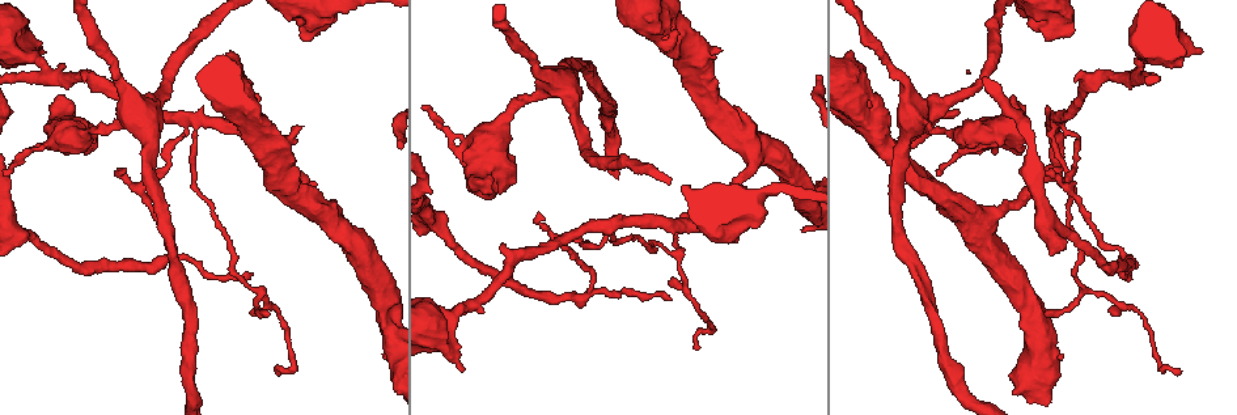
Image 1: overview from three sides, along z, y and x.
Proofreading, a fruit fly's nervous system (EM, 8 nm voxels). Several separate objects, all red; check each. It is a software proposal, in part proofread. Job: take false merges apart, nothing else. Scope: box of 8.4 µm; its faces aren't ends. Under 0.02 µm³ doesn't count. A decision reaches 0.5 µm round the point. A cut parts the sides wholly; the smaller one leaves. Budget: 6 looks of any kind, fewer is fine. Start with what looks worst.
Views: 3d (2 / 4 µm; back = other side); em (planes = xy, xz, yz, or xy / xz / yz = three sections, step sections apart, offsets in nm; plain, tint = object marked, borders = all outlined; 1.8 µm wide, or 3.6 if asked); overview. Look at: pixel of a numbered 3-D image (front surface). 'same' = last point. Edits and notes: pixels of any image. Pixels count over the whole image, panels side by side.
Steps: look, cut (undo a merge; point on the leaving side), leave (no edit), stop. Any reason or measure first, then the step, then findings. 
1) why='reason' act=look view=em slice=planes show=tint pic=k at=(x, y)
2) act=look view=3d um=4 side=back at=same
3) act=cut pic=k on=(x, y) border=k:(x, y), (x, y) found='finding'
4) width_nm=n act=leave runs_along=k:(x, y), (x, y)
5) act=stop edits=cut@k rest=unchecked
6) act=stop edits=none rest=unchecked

why='two arms in line, one across' act=look view=em um=3.6 slice=xz step=4 show=tint pic=1 at=(467, 308)

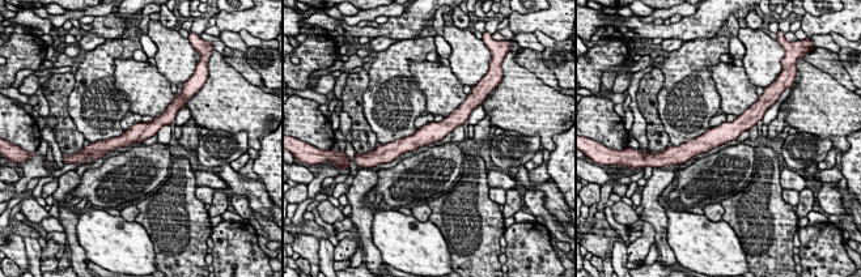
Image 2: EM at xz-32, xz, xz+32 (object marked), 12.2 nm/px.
why='another direction' act=look view=em um=3.6 slice=planes show=borders at=same

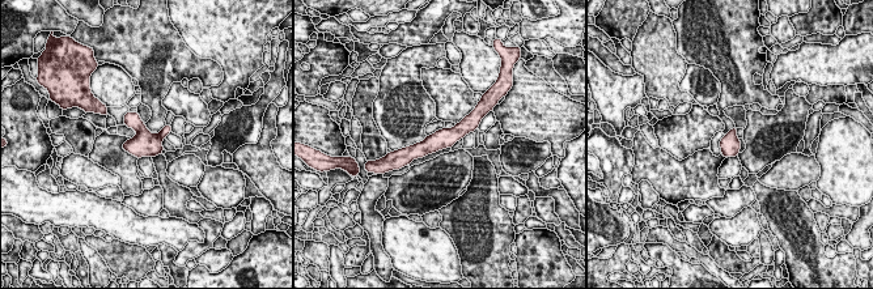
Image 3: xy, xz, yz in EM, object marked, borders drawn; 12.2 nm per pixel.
act=leave found='all the same neuron'

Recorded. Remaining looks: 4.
why='sharp bend' act=look view=3d um=2 pic=1 at=(591, 286)

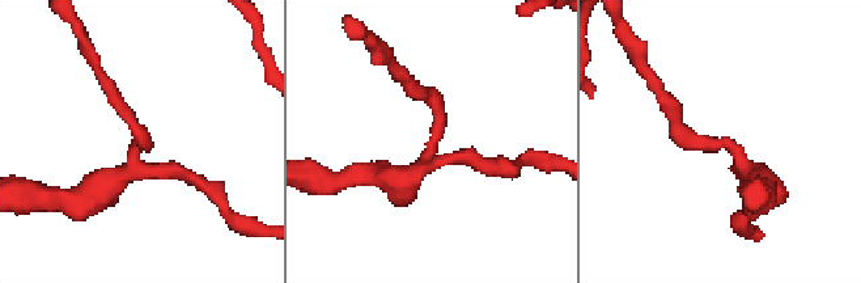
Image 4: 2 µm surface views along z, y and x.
why='need the tissue' act=look view=em um=3.6 slice=yz step=16 show=tint pic=4 at=(142, 144)

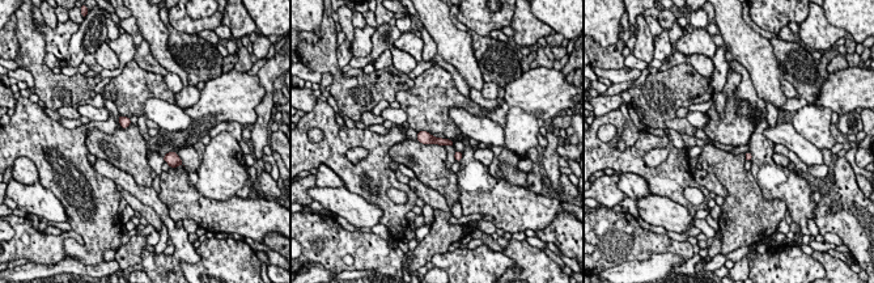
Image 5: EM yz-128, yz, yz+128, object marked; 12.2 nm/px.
why='cut it another way' act=look view=em um=3.6 slice=planes show=tint at=same

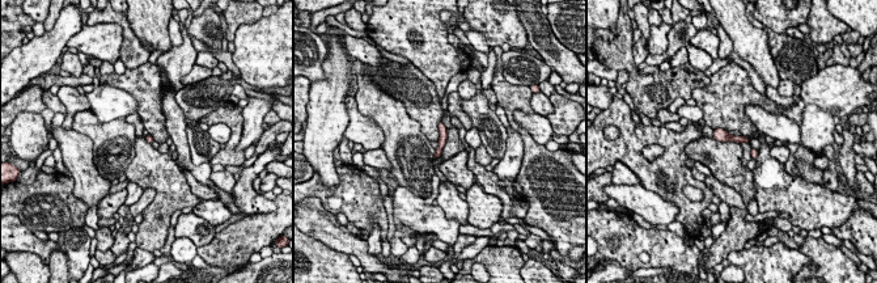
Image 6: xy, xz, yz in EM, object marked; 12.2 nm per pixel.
act=leave runs_along=6:(440, 123), (443, 140), (436, 156) found='one neuron here'

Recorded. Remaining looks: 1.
act=stop edits=none rest=unchecked

